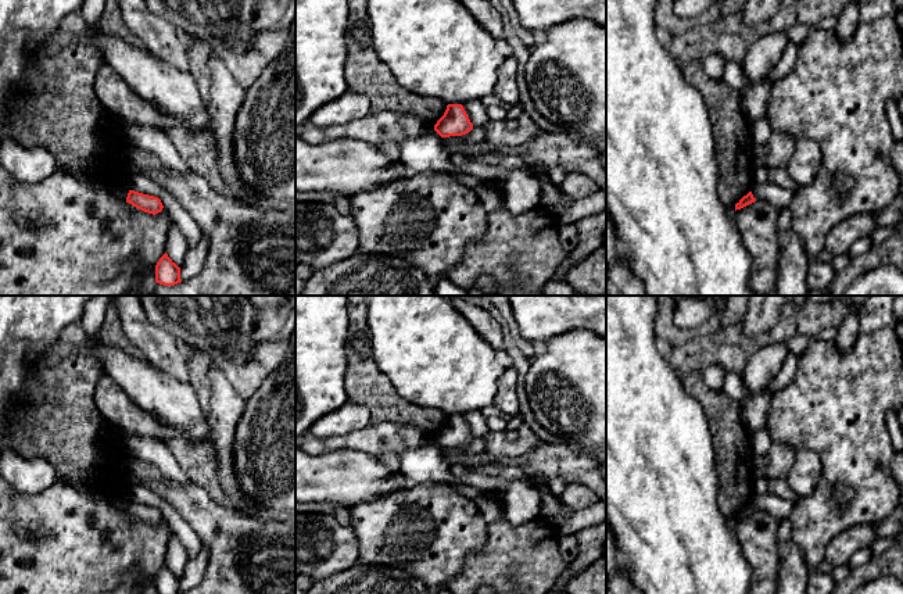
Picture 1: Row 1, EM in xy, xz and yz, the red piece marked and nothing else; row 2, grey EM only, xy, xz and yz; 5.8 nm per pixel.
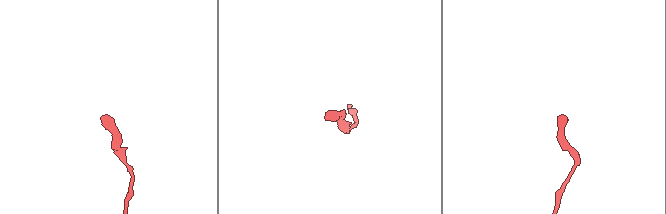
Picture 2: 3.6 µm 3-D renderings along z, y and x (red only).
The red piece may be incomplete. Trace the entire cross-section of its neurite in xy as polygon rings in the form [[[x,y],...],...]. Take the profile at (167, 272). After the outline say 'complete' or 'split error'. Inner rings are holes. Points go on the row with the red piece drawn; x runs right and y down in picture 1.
[[[165,253],[155,265],[155,282],[164,286],[175,286],[182,282],[180,268]]] | complete

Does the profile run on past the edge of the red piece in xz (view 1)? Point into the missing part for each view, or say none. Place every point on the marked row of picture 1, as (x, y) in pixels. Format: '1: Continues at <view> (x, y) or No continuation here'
1: No continuation here

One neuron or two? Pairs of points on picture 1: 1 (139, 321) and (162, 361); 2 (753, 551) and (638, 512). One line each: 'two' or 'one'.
1: one
2: two

